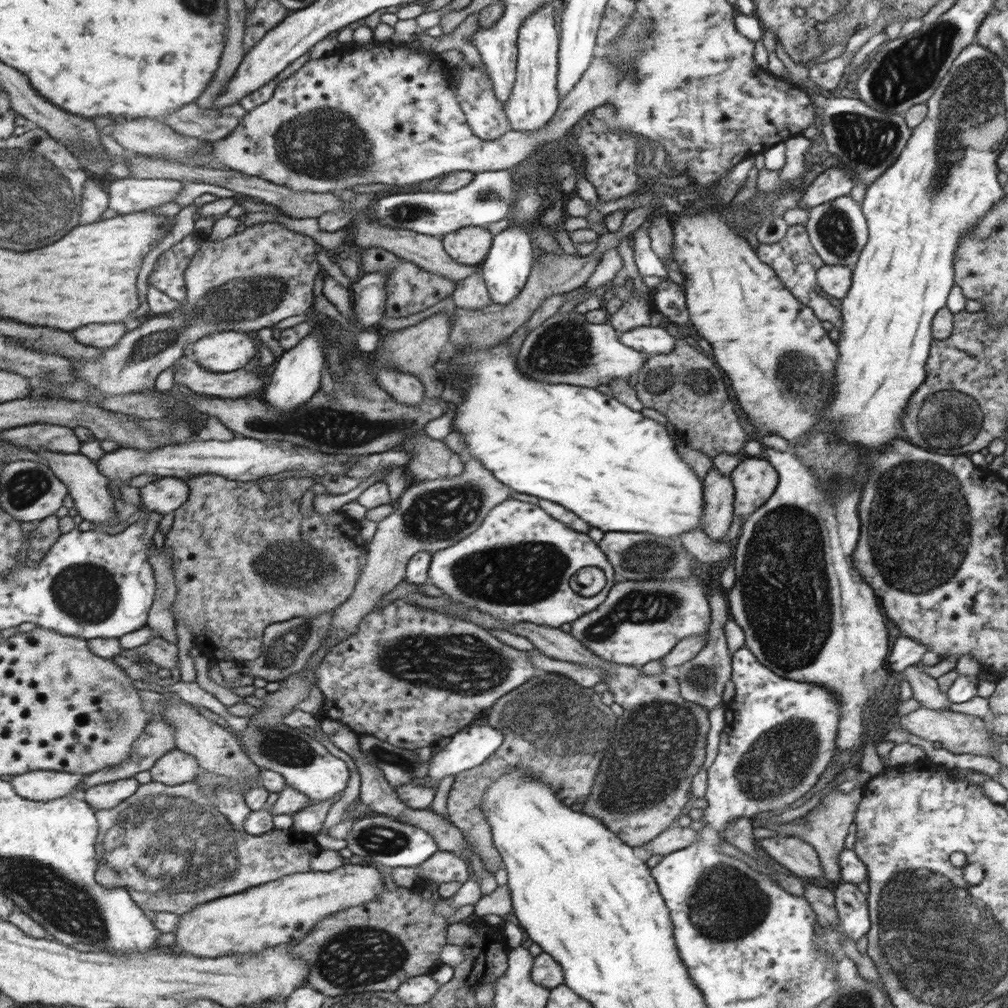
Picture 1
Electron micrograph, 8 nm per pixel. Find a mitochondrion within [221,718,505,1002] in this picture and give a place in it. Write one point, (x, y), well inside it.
(355, 958)

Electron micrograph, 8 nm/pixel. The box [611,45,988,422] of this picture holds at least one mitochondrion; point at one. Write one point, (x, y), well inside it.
(869, 142)

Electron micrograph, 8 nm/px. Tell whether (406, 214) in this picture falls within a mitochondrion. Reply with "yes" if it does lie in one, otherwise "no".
yes

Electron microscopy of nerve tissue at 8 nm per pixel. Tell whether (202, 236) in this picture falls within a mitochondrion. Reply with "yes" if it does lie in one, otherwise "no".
no

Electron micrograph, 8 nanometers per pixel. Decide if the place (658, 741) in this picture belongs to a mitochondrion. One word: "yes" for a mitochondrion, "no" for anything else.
yes

